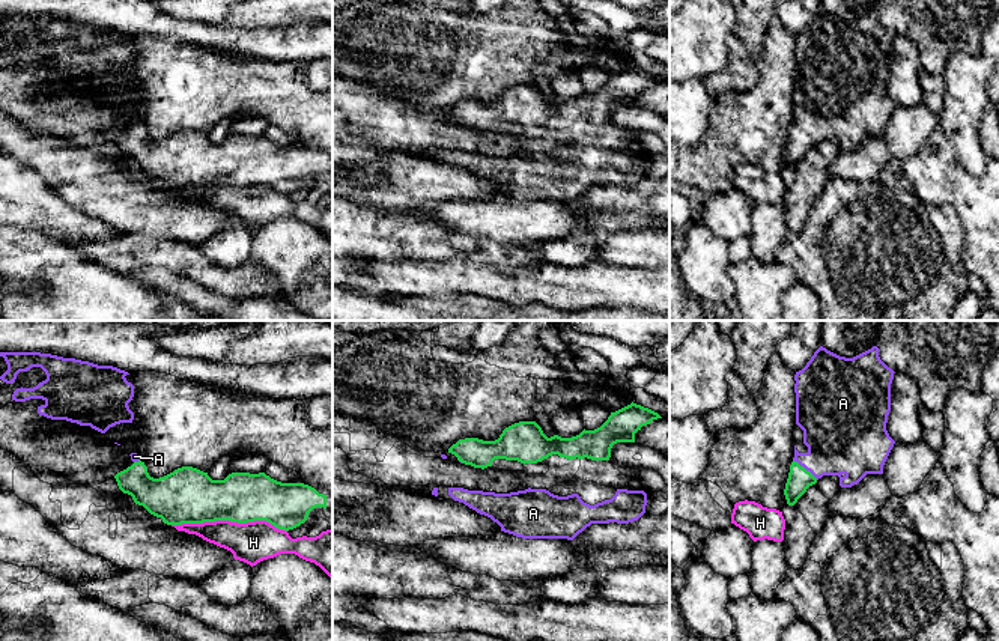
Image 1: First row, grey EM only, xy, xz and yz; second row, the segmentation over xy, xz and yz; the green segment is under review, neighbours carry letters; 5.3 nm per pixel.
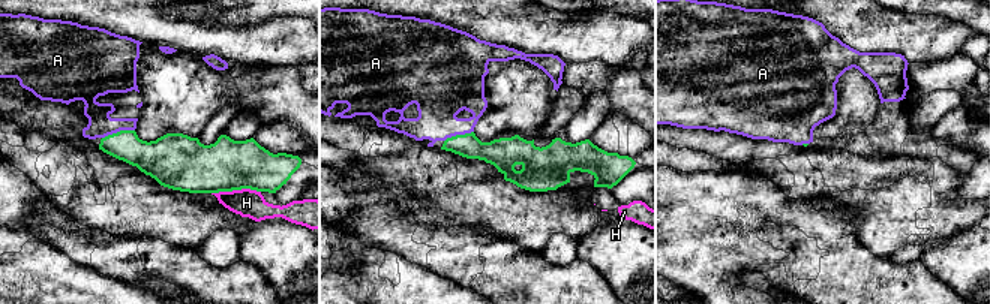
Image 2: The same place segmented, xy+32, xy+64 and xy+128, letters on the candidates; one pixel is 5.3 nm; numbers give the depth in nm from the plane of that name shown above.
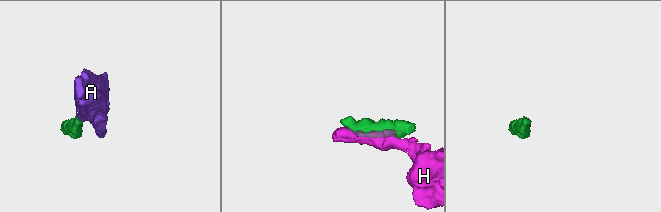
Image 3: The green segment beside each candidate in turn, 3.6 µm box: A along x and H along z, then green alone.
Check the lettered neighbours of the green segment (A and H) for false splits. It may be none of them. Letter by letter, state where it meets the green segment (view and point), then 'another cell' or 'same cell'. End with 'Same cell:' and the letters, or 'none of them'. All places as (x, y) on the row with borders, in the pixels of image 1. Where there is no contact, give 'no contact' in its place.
A: contact yz (804, 468); same cell
H: contact xy (229, 519); another cell
Same cell: A

